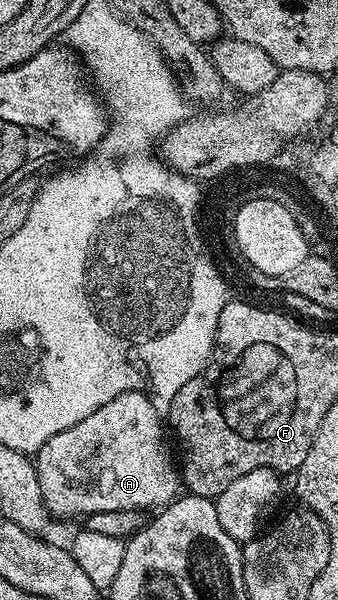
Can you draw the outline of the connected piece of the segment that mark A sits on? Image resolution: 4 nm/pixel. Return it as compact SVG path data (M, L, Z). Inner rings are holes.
M123 393L110 399L106 407L98 407L94 415L86 415L82 423L74 423L74 427L58 431L54 439L46 439L46 443L34 455L34 464L38 471L38 487L42 489L44 506L53 518L84 519L89 513L123 509L155 510L167 505L177 496L180 473L177 464L176 467L174 465L164 435L165 426L162 424L161 410L159 413L155 404L157 405L157 402L149 394Z

